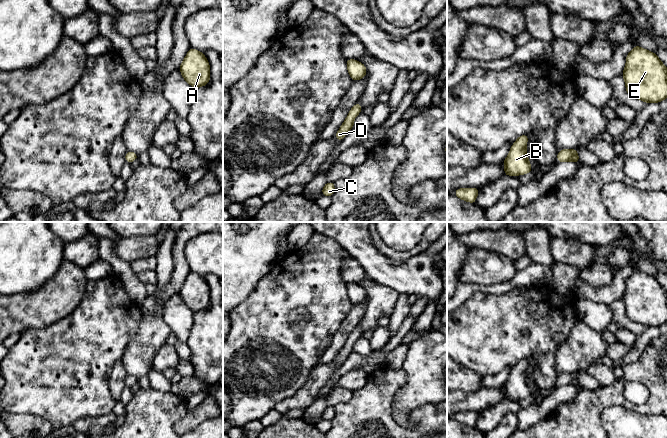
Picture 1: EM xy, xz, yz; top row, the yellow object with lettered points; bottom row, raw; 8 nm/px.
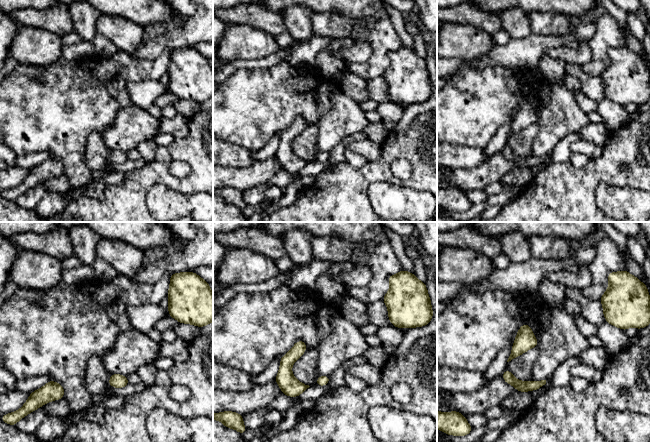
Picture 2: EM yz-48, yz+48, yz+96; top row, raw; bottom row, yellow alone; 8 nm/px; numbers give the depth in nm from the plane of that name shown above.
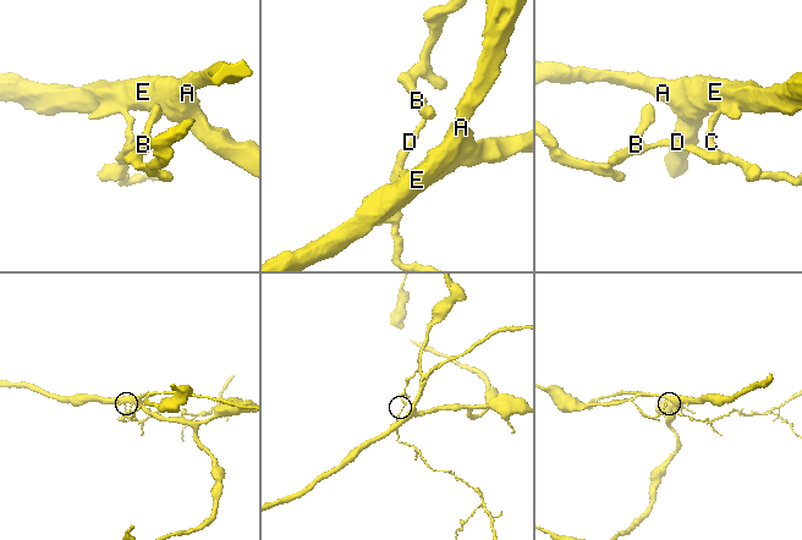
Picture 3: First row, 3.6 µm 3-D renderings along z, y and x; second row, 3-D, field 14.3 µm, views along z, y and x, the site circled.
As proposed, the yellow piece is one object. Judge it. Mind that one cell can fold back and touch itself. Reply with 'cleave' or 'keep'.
keep

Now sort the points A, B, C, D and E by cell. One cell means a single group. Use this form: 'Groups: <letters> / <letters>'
Groups: A B C D E

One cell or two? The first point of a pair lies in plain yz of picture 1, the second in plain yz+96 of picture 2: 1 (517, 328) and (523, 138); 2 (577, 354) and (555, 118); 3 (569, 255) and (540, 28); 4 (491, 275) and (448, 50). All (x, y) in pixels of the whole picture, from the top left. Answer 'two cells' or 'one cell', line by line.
1: two cells
2: one cell
3: one cell
4: one cell

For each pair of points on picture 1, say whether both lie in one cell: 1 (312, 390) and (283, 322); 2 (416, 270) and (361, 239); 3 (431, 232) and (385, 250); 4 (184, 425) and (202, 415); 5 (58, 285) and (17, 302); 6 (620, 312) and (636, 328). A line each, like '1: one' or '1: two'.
1: two
2: one
3: one
4: one
5: one
6: one

